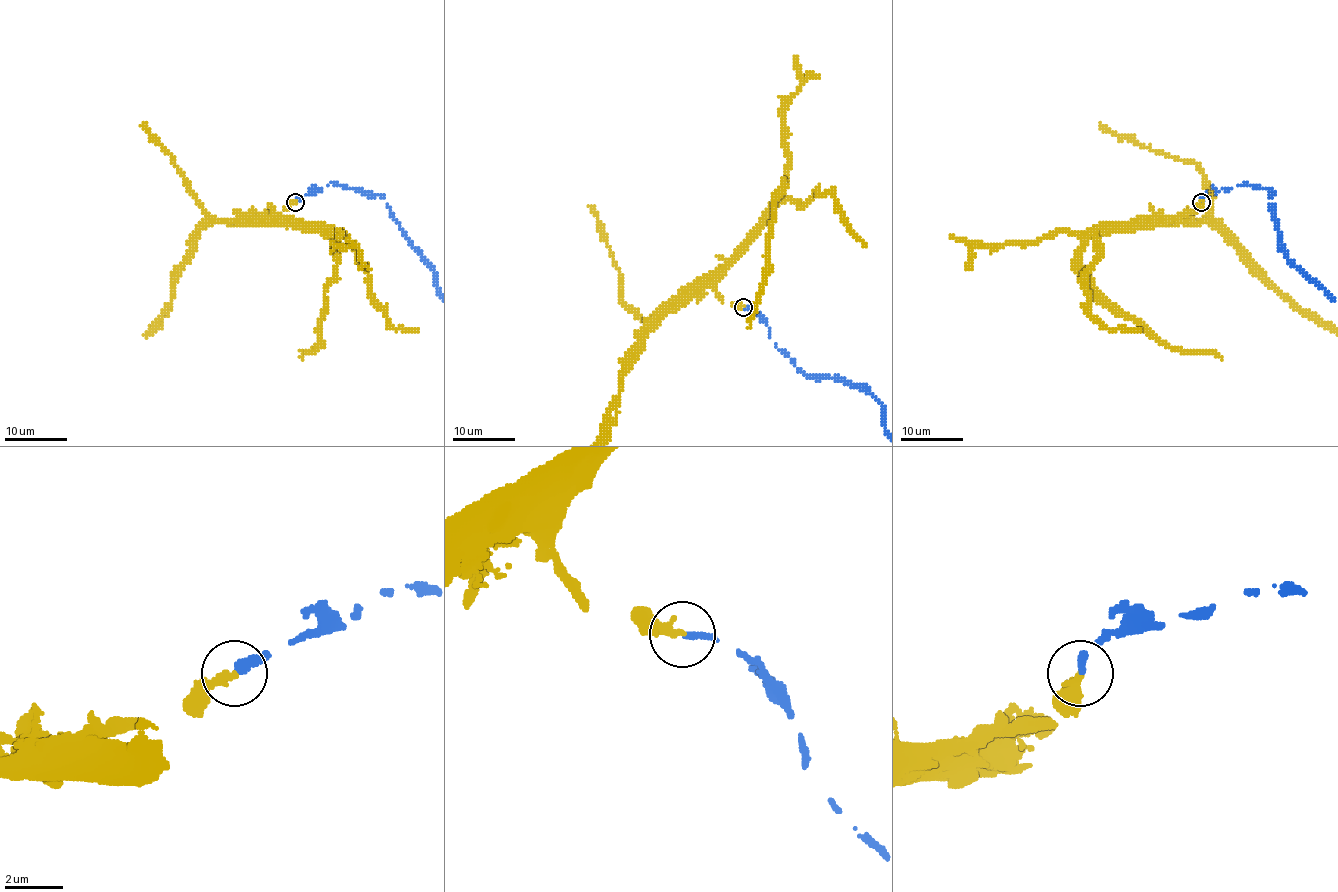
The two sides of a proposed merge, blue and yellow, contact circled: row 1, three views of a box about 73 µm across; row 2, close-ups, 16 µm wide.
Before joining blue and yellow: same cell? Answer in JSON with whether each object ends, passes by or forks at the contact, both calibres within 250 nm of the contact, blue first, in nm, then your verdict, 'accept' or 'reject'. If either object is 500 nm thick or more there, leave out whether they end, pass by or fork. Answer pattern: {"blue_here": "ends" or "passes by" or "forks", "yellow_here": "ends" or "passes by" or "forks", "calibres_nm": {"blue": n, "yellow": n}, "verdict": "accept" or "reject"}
{"blue_here": "ends", "yellow_here": "ends", "calibres_nm": {"blue": 280, "yellow": 280}, "verdict": "accept"}

